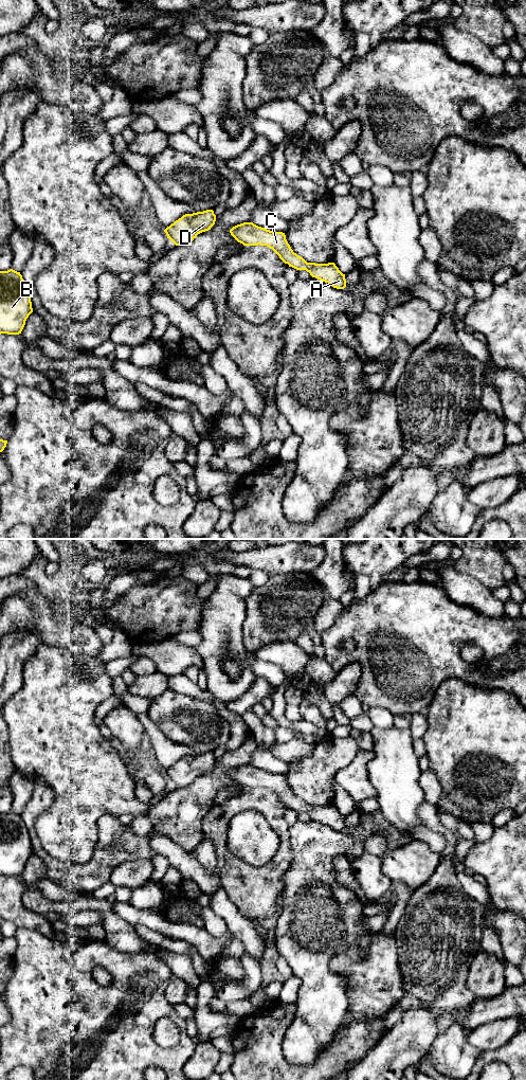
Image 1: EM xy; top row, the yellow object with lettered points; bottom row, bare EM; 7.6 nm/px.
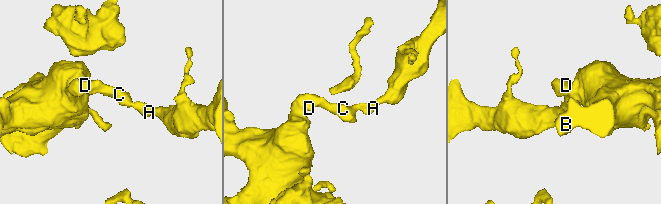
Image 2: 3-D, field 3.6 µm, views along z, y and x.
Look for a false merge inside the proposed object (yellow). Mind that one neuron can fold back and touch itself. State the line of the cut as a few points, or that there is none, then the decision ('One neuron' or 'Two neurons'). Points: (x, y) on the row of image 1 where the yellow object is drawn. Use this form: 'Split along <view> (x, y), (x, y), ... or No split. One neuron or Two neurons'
No split. One neuron

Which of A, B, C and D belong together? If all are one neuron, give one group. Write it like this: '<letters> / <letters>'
A B C D

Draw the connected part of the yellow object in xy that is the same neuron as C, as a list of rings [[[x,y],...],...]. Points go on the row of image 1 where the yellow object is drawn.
[[[243,222],[233,227],[230,233],[243,246],[260,245],[269,247],[289,267],[296,270],[306,270],[312,277],[328,283],[333,288],[344,289],[346,287],[345,274],[339,270],[334,263],[307,263],[303,257],[293,252],[283,232],[273,232],[253,222]]]

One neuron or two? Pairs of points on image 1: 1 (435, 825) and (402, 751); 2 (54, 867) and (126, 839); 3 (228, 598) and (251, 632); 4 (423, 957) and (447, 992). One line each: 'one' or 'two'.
1: two
2: one
3: two
4: one

